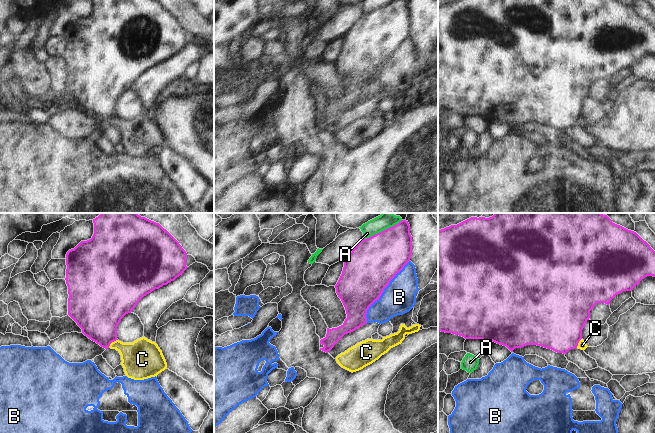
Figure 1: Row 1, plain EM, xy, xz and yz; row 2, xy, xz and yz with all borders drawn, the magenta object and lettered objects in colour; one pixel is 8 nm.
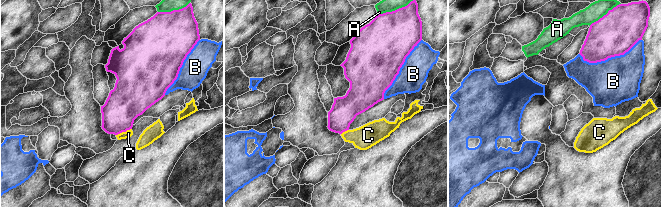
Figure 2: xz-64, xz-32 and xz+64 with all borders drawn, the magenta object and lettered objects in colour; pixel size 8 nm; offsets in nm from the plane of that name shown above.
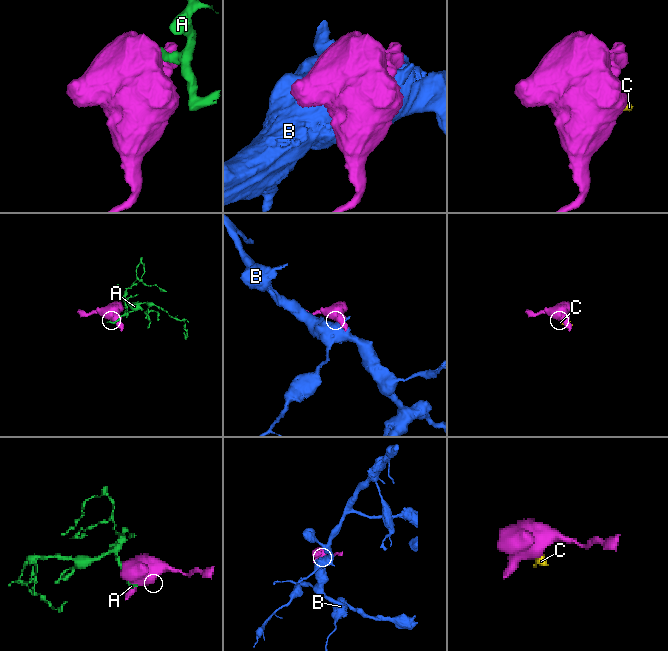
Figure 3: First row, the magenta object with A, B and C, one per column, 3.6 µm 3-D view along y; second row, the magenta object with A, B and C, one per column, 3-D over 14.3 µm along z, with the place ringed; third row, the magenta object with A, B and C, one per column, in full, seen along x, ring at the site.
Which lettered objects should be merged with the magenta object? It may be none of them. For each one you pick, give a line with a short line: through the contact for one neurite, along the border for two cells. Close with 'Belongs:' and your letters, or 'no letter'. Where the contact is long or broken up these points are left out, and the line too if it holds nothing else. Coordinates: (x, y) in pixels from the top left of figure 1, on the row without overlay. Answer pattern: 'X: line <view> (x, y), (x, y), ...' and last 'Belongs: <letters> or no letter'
Belongs: no letter

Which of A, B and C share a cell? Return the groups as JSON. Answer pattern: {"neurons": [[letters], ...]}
{"neurons": [["A"], ["B"], ["C"]]}

